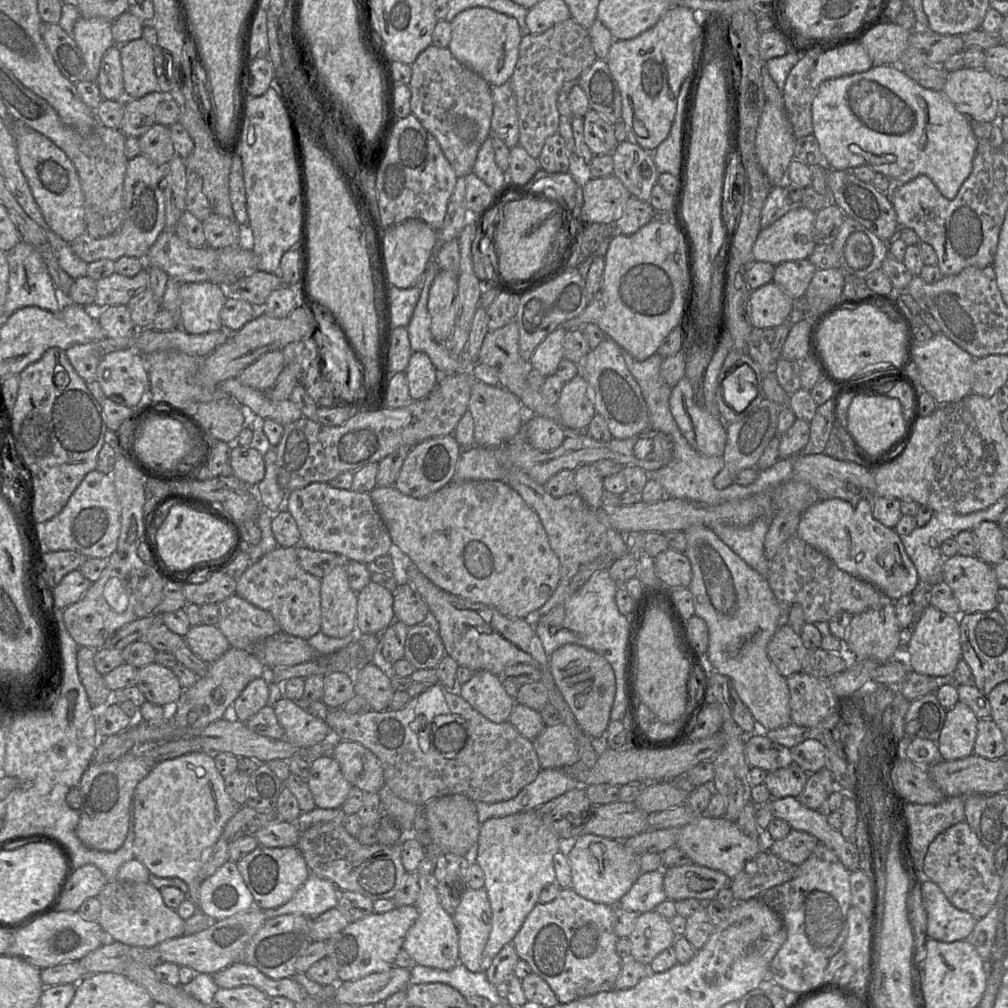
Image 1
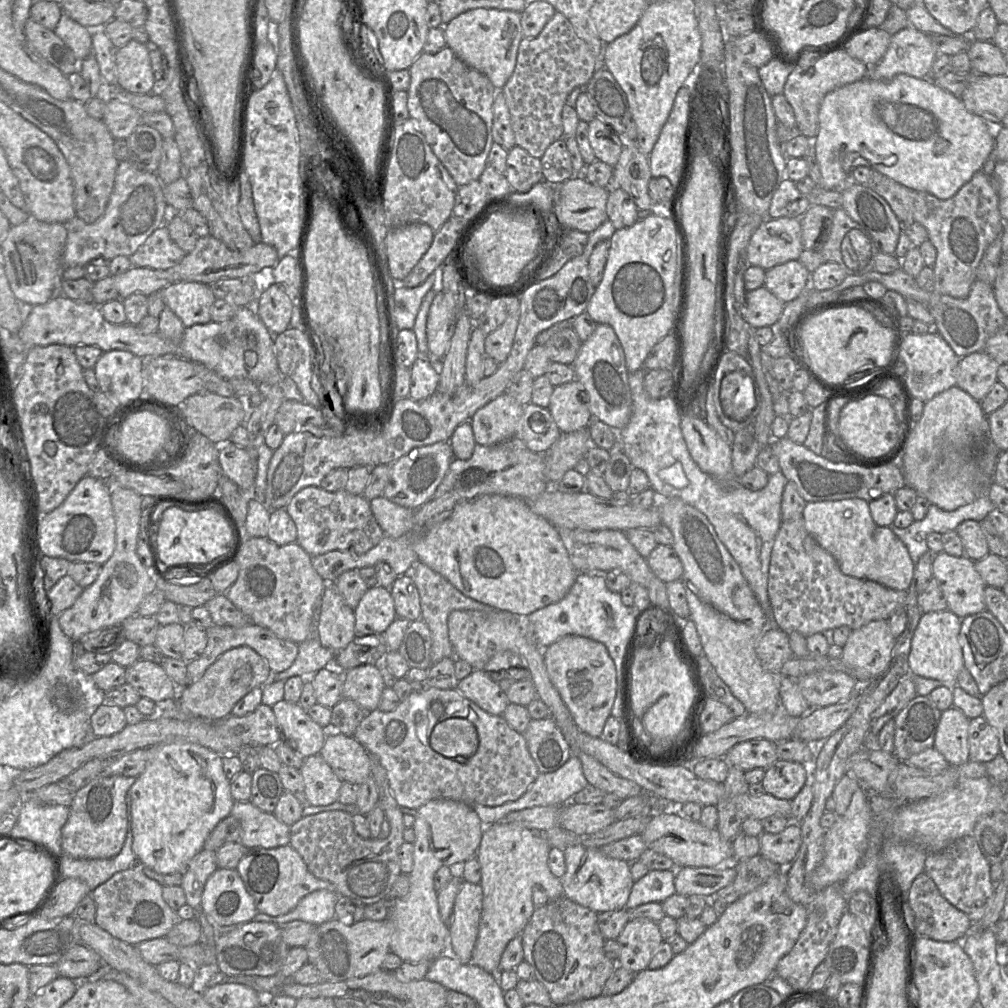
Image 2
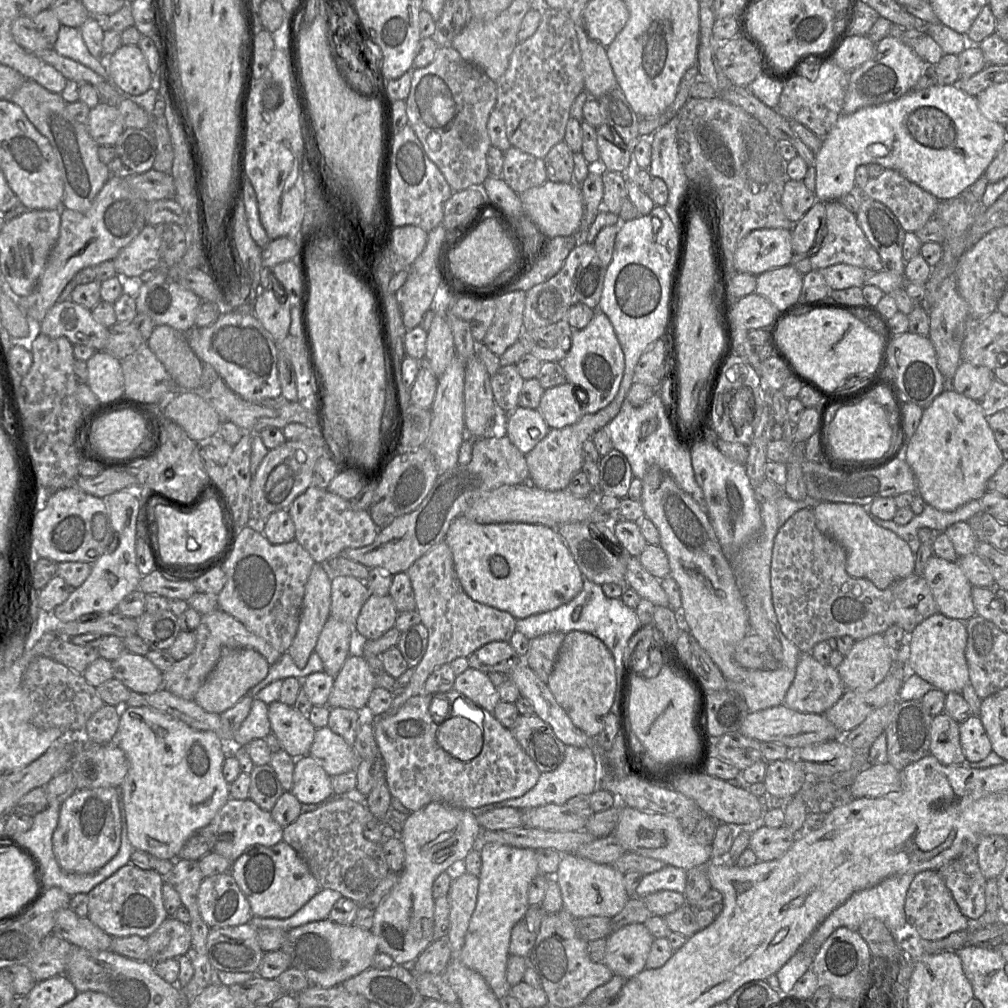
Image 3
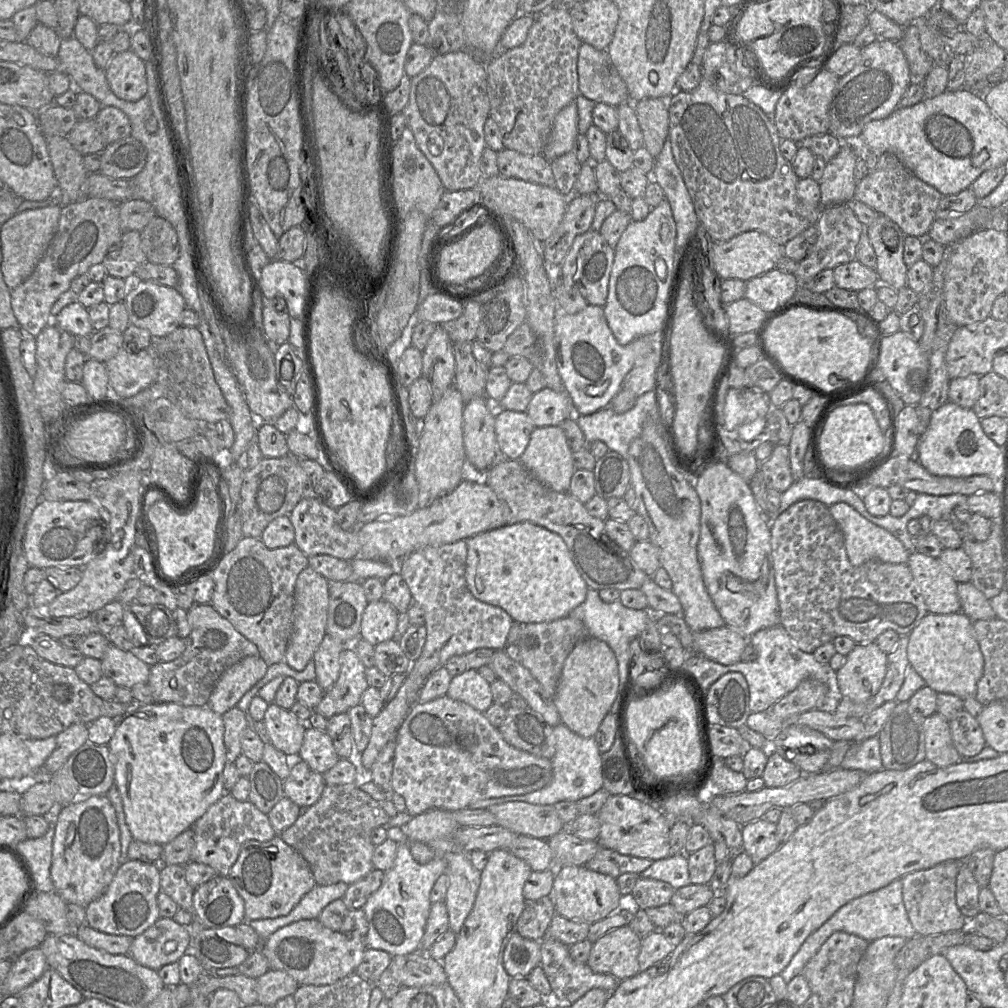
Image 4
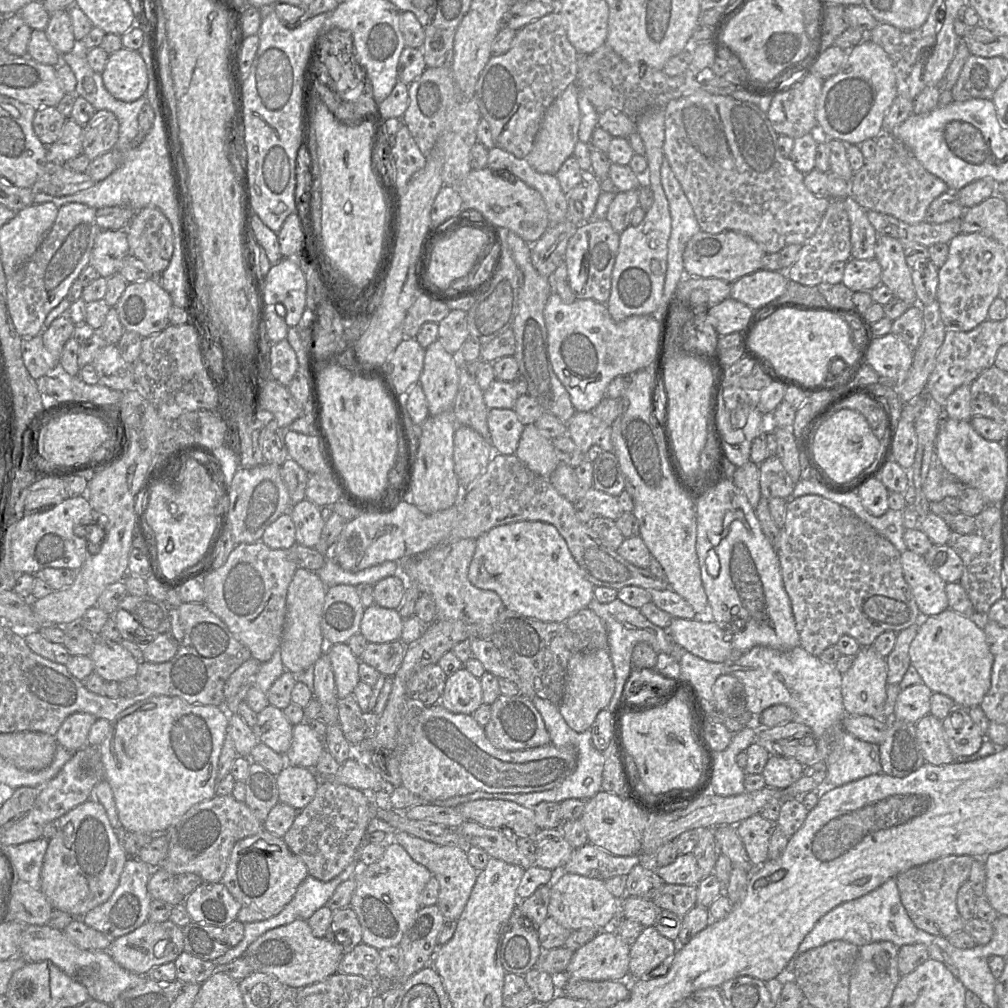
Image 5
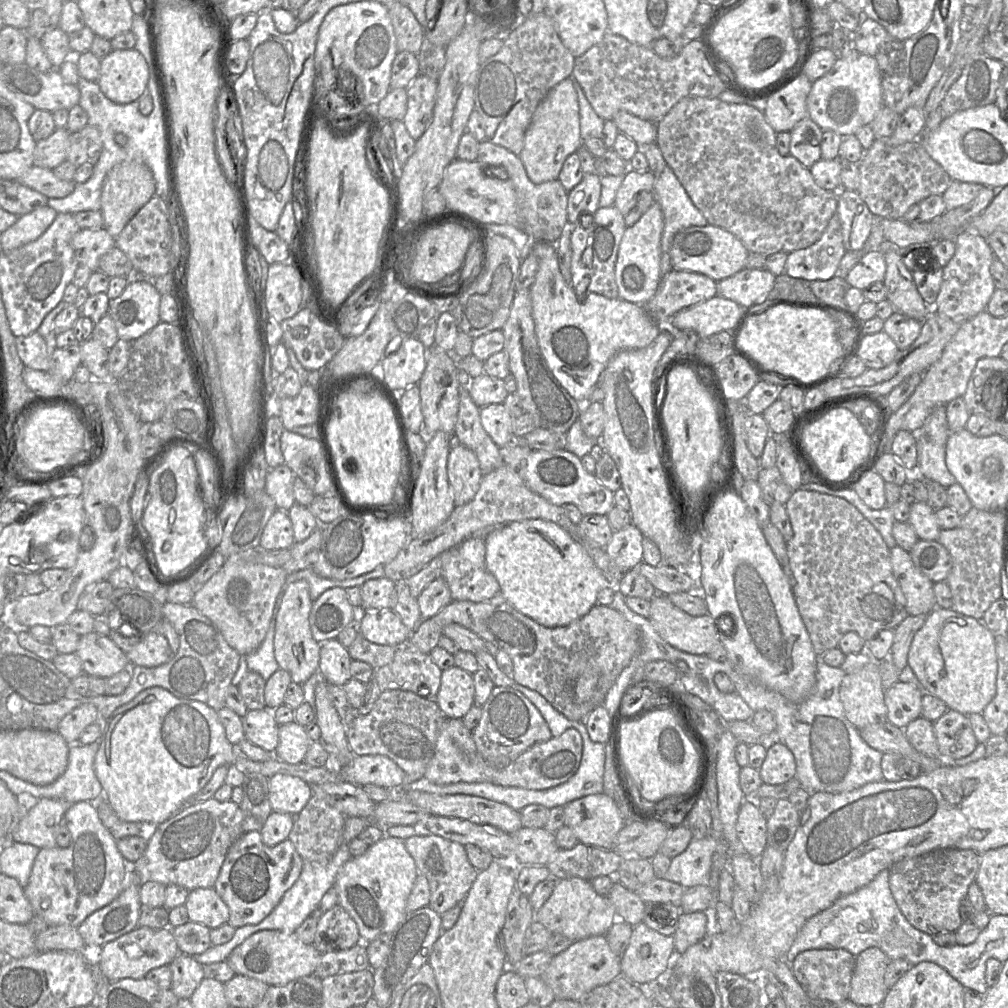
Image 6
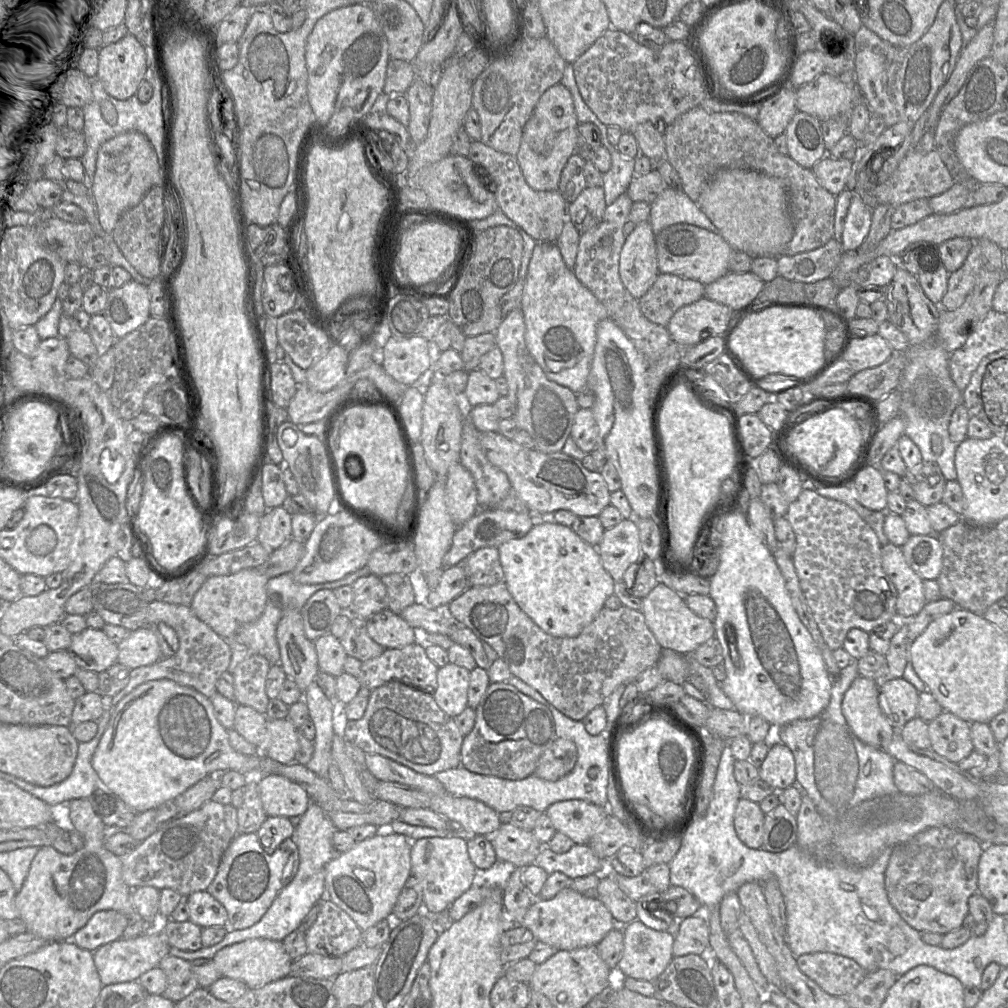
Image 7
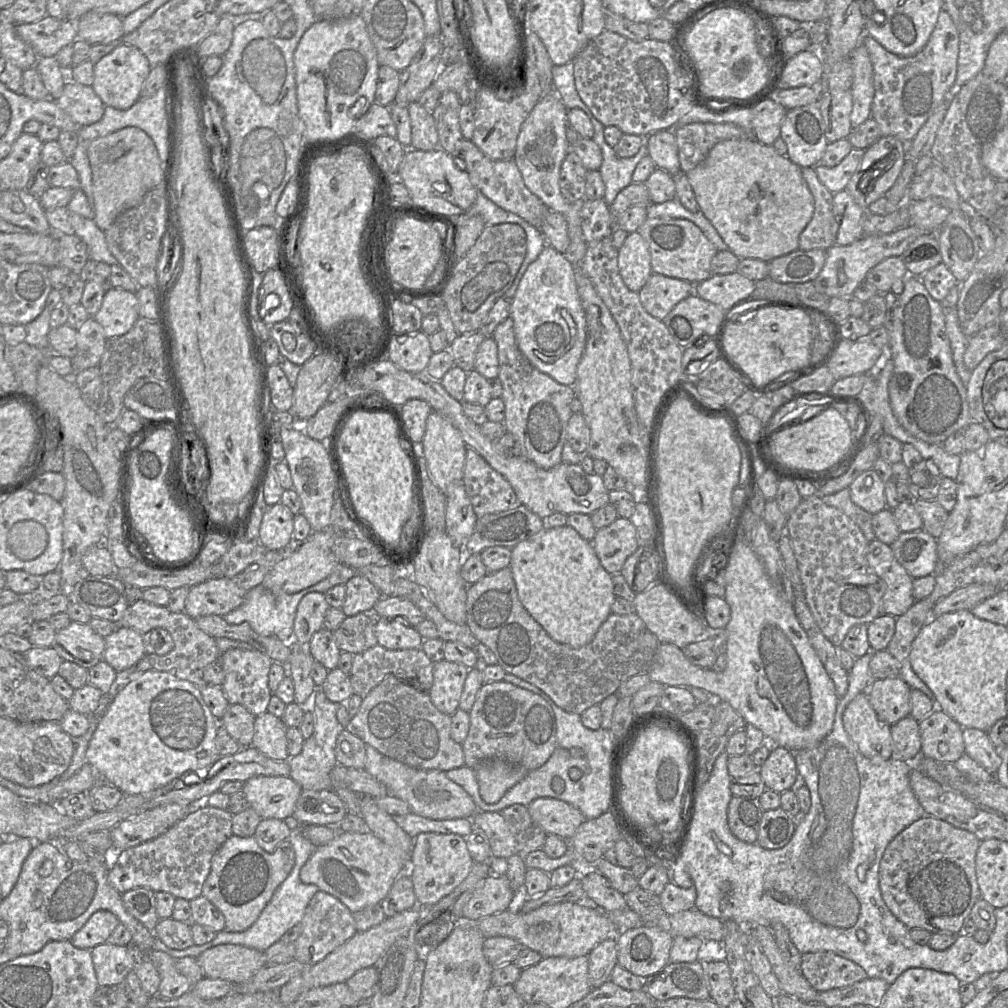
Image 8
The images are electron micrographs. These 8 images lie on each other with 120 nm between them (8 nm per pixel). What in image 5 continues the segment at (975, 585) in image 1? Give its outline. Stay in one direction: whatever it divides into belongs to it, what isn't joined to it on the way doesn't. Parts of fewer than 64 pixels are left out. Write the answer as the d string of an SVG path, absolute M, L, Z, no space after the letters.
M907 549L901 553L903 574L922 617L949 609L946 582L927 564L923 556Z

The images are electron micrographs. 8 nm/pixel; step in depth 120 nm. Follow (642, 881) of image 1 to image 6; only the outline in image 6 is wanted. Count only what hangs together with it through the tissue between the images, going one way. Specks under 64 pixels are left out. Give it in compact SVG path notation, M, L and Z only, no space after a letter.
M712 835L699 840L692 839L685 851L672 858L663 879L678 883L684 888L708 886L712 855L716 846Z

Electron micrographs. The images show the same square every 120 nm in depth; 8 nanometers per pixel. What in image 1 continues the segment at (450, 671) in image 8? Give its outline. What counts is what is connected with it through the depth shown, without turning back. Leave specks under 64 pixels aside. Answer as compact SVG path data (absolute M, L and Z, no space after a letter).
M490 671L474 672L469 681L457 688L458 693L478 712L495 723L509 721L516 704L505 690L502 677Z

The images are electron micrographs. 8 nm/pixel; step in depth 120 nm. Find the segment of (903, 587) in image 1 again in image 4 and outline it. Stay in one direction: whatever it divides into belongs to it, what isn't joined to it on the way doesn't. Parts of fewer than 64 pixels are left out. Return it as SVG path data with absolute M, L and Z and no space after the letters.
M835 503L829 507L829 511L843 533L847 556L853 566L860 566L872 559L886 563L907 564L910 555L908 550L889 531L873 524L847 503Z

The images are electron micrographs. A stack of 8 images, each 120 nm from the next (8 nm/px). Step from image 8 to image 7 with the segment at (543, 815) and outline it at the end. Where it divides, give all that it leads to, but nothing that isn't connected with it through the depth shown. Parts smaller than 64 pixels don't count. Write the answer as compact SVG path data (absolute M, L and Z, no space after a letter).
M578 799L555 802L545 813L556 831L568 836L574 844L588 844L608 814L607 806Z

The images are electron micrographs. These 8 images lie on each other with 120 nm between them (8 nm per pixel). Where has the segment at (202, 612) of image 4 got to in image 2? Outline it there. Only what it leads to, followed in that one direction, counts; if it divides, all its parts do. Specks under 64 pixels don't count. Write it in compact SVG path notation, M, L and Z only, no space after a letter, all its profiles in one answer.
M249 623L243 627L219 626L213 624L206 629L207 645L202 655L187 663L188 684L200 679L206 669L212 665L224 652L239 646L248 646L262 656L268 663L273 673L288 669L298 654L298 644L290 640L279 638L273 631L266 627Z

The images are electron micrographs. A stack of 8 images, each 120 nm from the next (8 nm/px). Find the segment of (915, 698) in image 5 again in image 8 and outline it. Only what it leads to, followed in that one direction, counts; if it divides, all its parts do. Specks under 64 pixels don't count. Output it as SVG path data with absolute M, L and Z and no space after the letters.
M900 677L872 680L866 691L880 720L892 725L910 715L910 686Z

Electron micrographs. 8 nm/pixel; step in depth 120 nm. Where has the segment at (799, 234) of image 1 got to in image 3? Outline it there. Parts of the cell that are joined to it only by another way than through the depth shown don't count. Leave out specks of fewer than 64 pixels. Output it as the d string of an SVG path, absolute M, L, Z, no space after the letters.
M756 229L739 243L734 254L734 269L738 273L758 276L771 269L790 265L793 255L791 230Z

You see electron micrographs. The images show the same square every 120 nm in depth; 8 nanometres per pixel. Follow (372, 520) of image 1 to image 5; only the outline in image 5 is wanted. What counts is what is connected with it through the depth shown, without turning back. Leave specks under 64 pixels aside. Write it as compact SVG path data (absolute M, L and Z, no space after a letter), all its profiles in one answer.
M307 499L291 507L289 513L295 525L297 544L309 548L317 545L326 521L327 511Z

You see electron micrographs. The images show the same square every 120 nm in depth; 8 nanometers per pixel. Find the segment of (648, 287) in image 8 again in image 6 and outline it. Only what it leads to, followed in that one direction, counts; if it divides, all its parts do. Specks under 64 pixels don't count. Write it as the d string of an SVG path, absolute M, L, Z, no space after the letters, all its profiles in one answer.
M671 270L662 276L656 293L642 305L662 328L670 327L670 319L678 311L717 295L717 282L707 275Z

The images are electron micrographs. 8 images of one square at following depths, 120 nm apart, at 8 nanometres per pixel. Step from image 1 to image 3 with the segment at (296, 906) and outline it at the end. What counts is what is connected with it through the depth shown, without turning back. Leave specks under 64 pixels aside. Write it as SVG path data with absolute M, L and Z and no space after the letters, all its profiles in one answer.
M321 889L296 913L285 919L253 916L248 923L256 928L281 929L288 931L304 924L328 919L329 913L342 894L331 889Z

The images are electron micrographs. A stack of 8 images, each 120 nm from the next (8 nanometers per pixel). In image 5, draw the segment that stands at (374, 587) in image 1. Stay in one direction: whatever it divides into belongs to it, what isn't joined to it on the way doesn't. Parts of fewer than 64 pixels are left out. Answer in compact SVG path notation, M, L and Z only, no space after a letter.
M372 604L364 610L360 633L370 643L401 640L403 620L398 609Z

